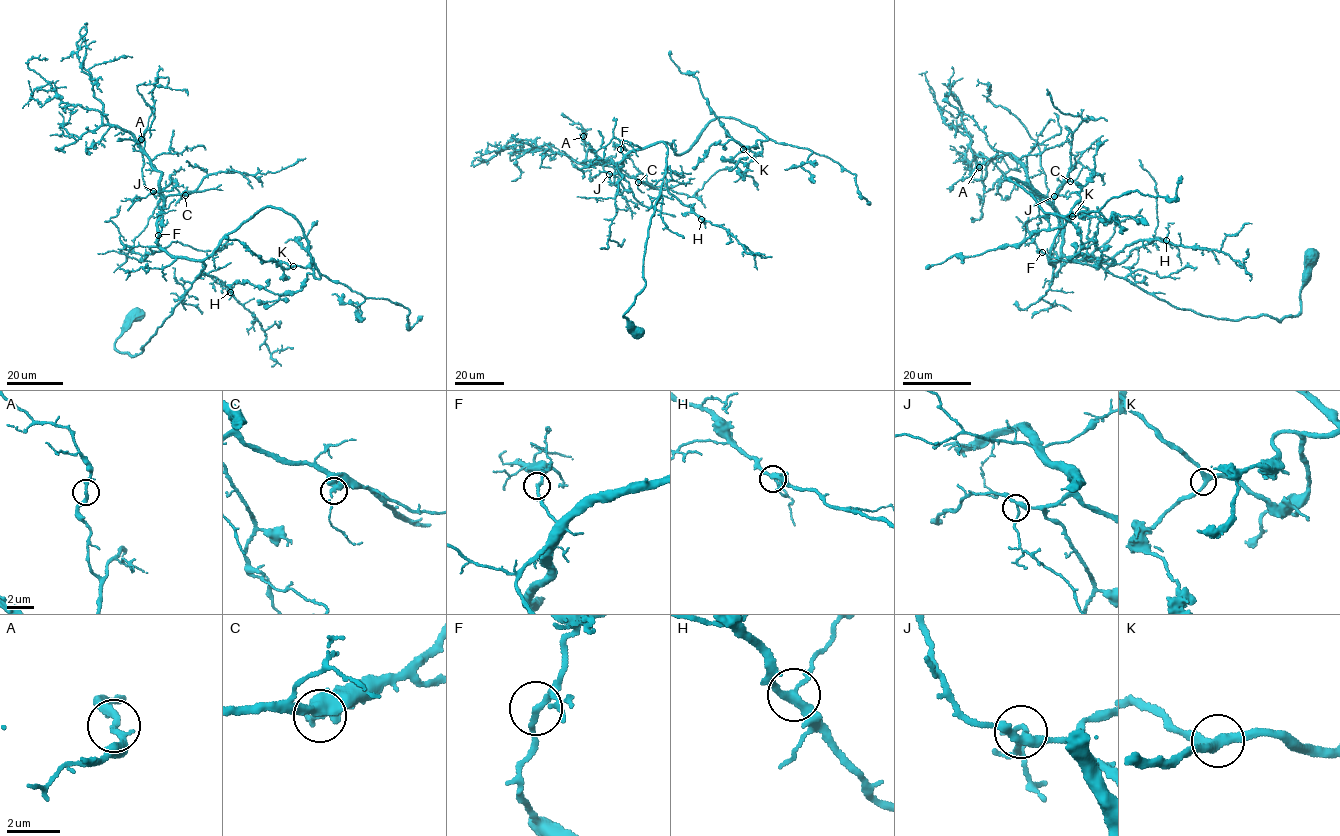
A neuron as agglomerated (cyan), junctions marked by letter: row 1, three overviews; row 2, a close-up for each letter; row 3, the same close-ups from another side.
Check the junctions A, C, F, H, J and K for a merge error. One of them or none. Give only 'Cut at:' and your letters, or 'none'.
Cut at: none

